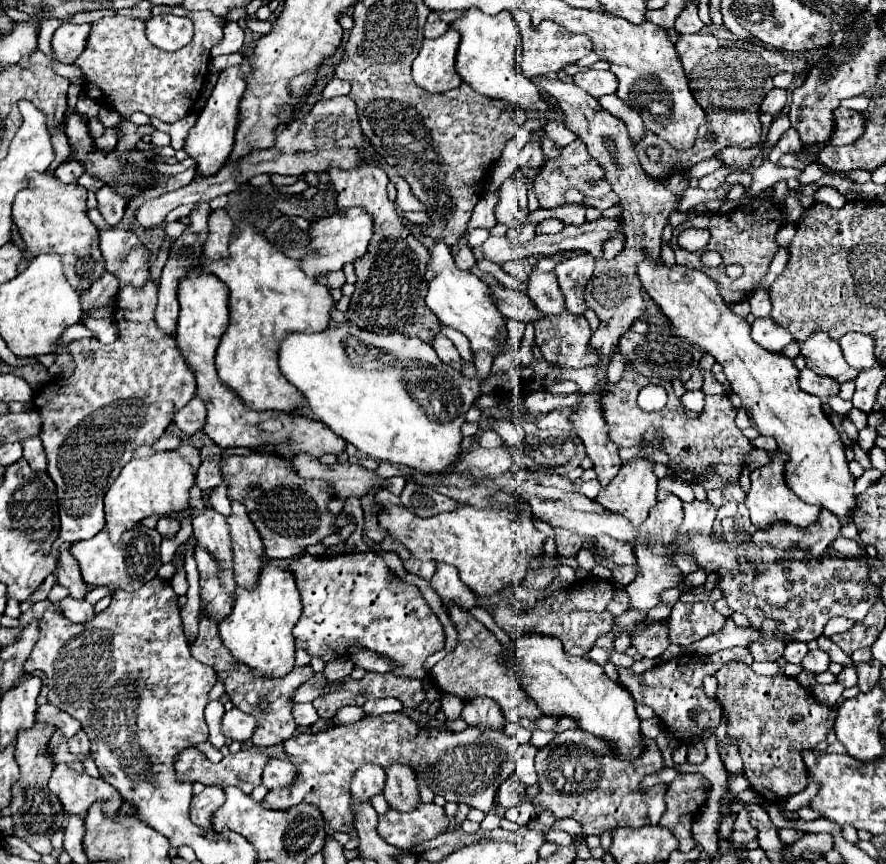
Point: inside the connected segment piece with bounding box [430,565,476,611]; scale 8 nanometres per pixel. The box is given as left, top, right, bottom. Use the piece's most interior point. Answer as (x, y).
(446, 583)

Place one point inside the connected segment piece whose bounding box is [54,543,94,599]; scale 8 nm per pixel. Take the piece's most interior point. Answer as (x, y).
(67, 571)

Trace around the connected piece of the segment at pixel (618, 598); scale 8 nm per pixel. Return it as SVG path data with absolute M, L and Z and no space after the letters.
M618 591L609 602L607 609L614 617L618 617L628 609L630 599L625 591Z

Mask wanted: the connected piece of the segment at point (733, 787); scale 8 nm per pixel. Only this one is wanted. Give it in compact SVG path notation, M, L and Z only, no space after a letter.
M740 773L740 775L730 775L730 777L728 777L728 799L730 799L730 803L734 801L734 793L744 791L744 789L748 789L748 787L750 787L750 783L746 781L746 775L744 775L744 773Z

